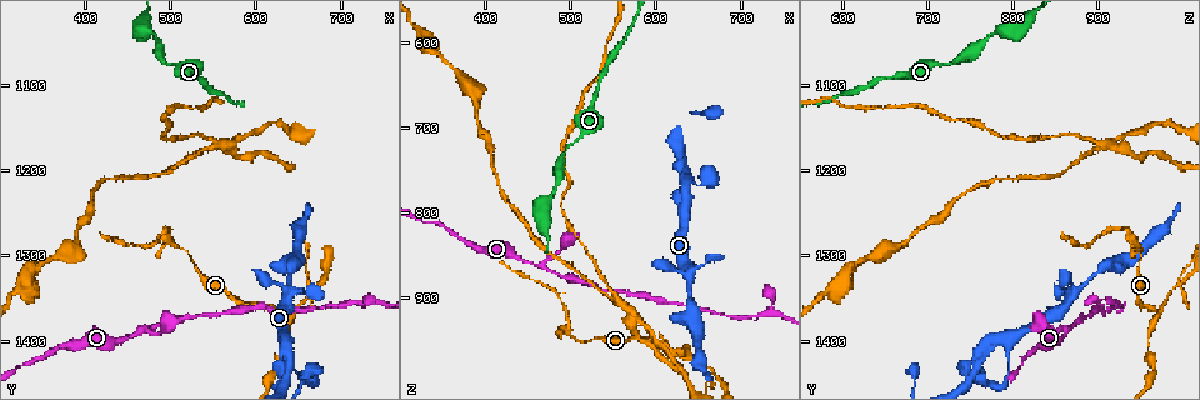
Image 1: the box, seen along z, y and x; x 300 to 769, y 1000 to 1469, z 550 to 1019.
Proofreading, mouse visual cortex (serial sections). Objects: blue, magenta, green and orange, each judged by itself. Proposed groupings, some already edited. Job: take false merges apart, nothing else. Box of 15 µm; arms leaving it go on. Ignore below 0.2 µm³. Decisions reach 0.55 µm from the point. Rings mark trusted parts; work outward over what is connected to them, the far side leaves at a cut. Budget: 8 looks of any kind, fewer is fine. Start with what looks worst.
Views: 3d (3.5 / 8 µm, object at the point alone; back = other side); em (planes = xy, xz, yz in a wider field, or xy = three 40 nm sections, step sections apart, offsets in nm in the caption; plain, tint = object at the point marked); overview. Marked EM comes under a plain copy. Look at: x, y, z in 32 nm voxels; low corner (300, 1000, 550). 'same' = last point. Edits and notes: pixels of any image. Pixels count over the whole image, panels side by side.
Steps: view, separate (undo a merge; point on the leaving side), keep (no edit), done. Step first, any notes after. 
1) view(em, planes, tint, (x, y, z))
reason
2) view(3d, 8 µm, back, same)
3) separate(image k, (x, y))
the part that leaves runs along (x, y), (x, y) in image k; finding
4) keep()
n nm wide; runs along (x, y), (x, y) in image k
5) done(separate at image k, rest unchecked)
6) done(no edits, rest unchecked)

view(3d, 3.5 µm, (640, 1370, 965))
arms part here

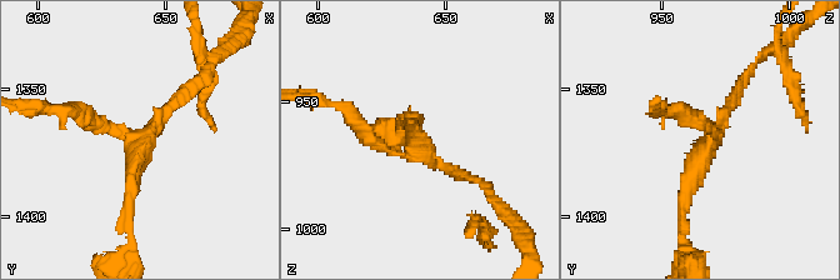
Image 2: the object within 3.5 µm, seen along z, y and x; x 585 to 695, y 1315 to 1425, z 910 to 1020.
view(em, xy, step 5, tint, (639, 1369, 969))
3 arms; arms of 150, 200, 200 nm; now the EM

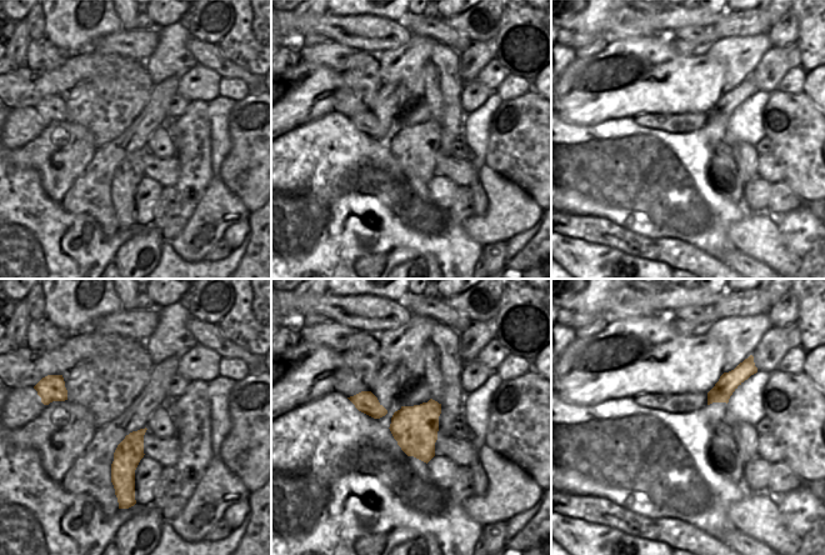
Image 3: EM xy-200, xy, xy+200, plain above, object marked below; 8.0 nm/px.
separate(image 2, (698, 180))
the part that leaves runs along (710, 139), (681, 208), (685, 254) in image 2; two cells meet here

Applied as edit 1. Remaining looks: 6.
view(overview)
redraw

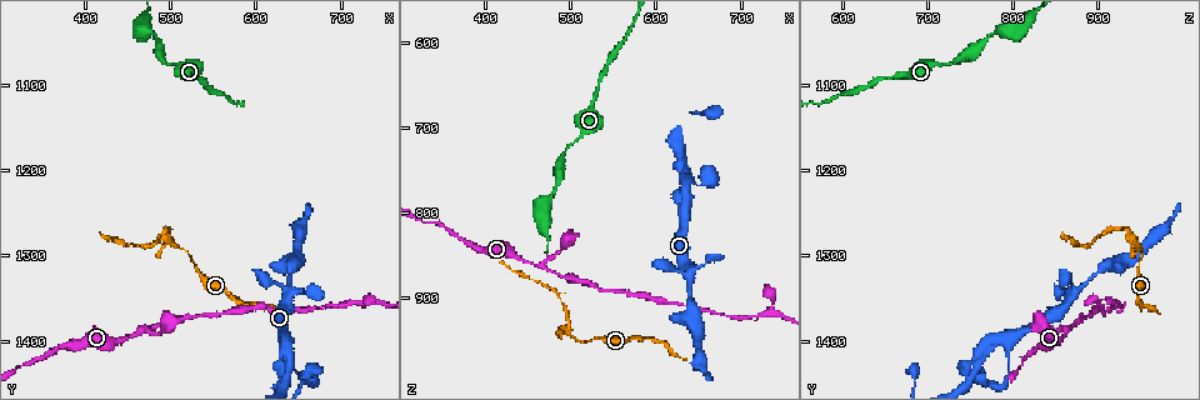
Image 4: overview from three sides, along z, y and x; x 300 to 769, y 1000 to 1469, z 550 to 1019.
view(3d, 3.5 µm, (640, 1430, 755))
sharp bend

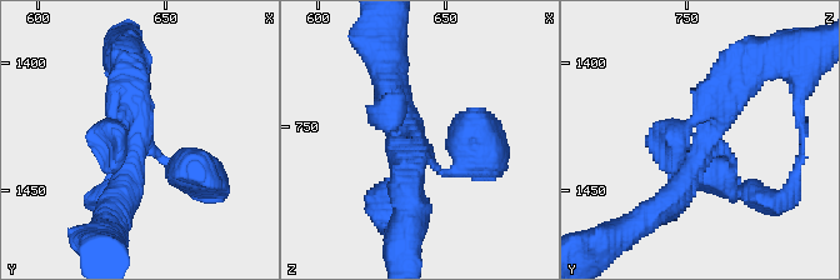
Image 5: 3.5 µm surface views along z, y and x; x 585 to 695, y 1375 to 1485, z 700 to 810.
view(em, xy, step 3, tint, (640, 1430, 758))
3 arms; arms of 150, 350, 450 nm; now the EM

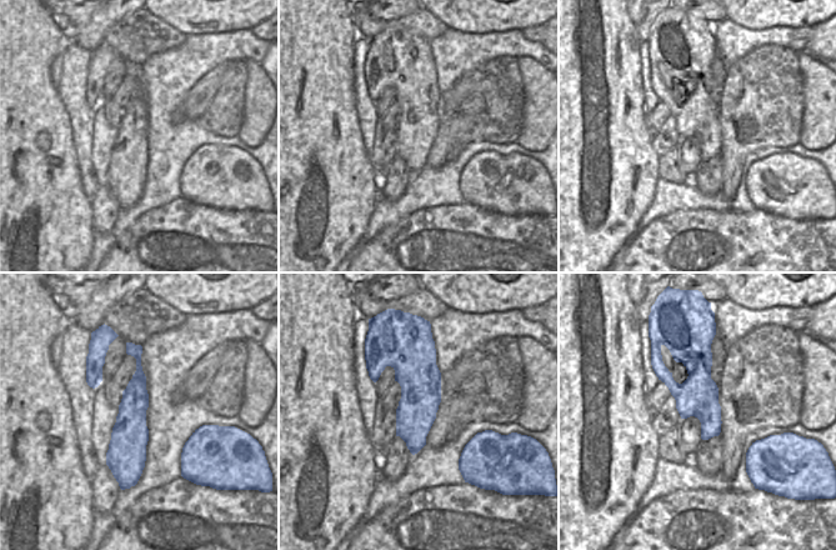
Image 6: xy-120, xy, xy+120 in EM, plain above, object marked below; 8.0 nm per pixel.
keep()
runs along (131, 349), (139, 366), (135, 476) in image 6; one cell here

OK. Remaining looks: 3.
view(3d, 3.5 µm, (735, 1355, 915))
abrupt turn

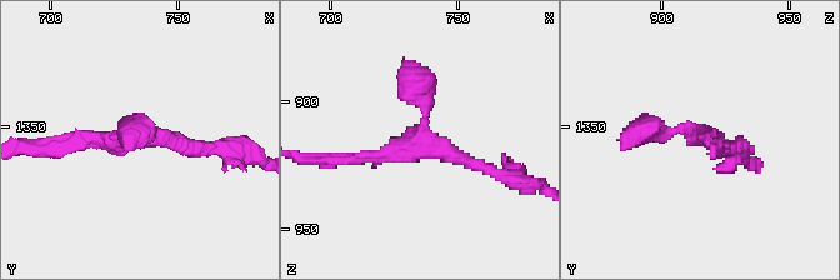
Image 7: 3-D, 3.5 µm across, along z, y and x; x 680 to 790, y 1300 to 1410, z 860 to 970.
view(em, xy, step 2, tint, (734, 1355, 918))
shape alone is not enough

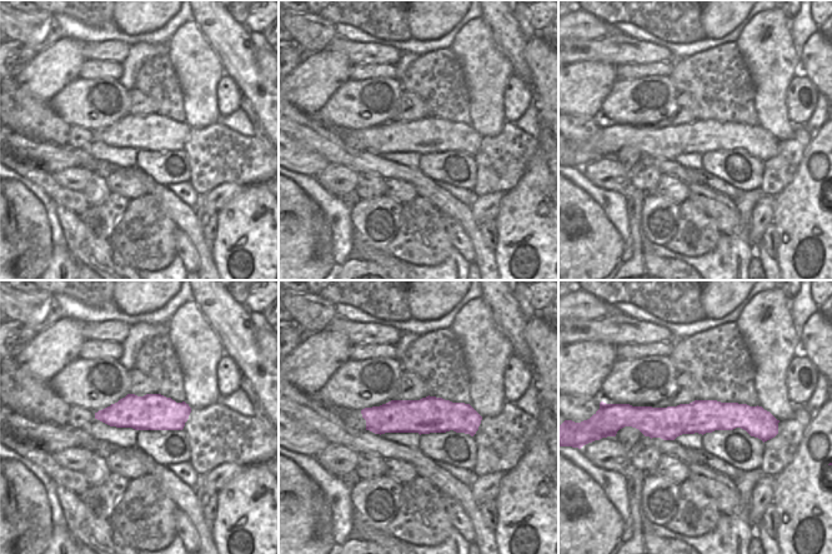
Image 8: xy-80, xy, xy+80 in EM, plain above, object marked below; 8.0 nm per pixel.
keep()
runs along (333, 160), (418, 148), (425, 90), (410, 74) in image 7; one cell here

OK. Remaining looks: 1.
done(separate at image 2, rest unchecked)

